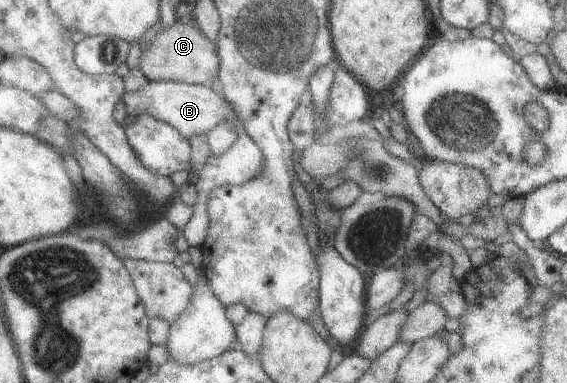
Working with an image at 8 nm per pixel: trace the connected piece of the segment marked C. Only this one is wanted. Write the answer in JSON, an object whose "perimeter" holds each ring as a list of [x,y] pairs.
{"perimeter":[[[171,24],[159,30],[145,49],[140,48],[136,66],[147,80],[176,81],[188,84],[211,84],[217,71],[216,44],[209,41],[193,24]]]}

